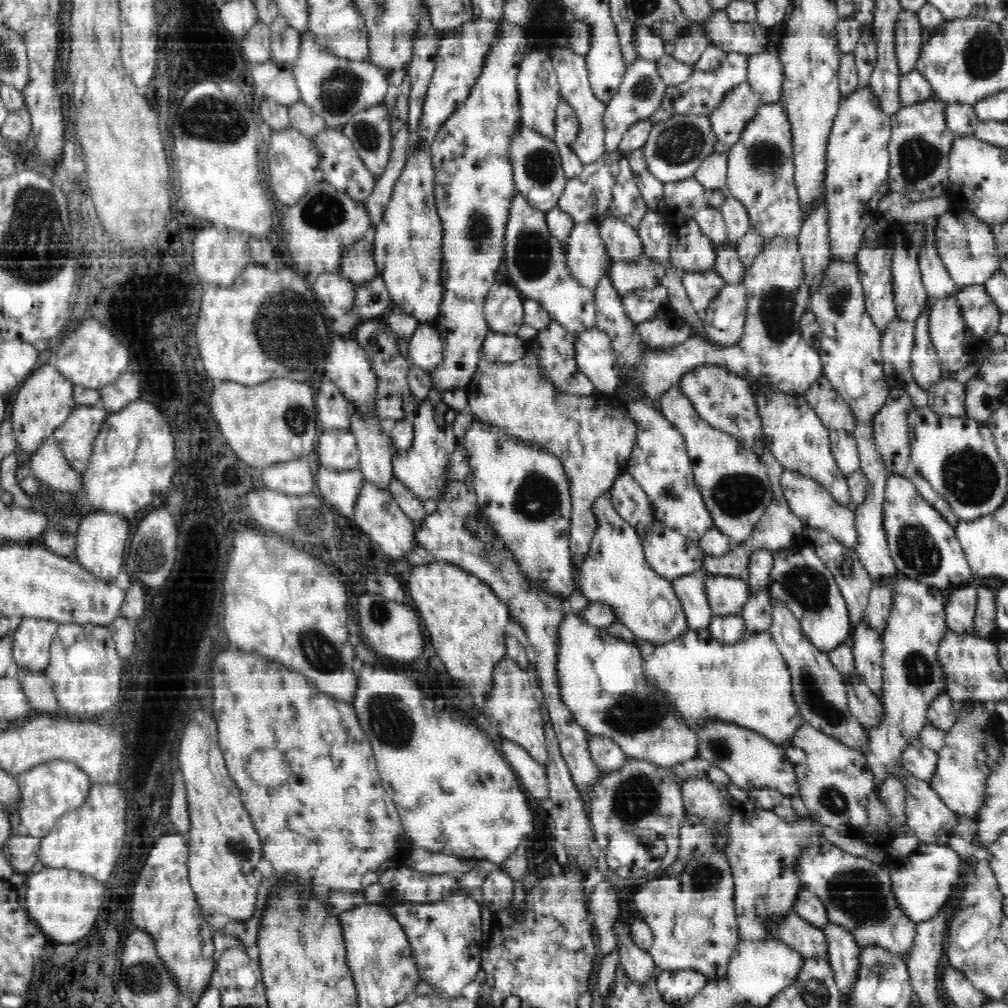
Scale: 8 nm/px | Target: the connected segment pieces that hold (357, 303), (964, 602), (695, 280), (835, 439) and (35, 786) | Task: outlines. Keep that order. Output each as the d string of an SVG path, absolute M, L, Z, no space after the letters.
M380 273L368 283L356 284L354 307L362 322L379 319L390 308L390 302L392 302L392 297Z
M964 584L948 595L945 606L947 628L958 634L972 635L975 610L977 609L977 588Z
M713 270L706 273L684 271L680 277L692 303L692 308L696 310L698 315L700 315L700 319L703 320L707 308L719 296L723 286L727 283Z
M829 430L832 455L837 466L845 475L860 471L857 442L853 434L844 430Z
M62 760L36 765L28 772L20 774L20 782L24 782L19 808L21 829L30 836L40 838L50 832L60 817L79 809L86 802L93 785L88 774L84 773L78 765Z

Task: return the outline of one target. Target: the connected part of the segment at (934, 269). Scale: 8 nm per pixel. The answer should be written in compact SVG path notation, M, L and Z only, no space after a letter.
M936 218L928 221L928 223L924 223L926 244L923 246L918 264L925 289L927 290L927 308L931 308L937 300L950 296L950 294L956 294L960 288L952 280L936 250L936 232L934 228L936 226Z

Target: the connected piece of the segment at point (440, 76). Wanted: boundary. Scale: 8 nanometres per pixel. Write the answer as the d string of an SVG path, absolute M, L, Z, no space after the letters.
M473 19L464 23L455 32L444 34L440 38L438 52L435 58L435 69L426 93L426 100L419 120L419 135L424 145L436 138L439 128L447 118L466 100L478 77L484 68L485 55L496 40L496 34L501 30L501 21Z

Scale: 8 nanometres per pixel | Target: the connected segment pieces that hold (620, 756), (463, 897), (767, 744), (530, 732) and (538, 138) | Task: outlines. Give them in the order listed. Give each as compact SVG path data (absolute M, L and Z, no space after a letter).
M588 736L588 748L592 760L602 773L612 773L623 768L626 753L614 745L610 737Z
M460 888L437 903L398 903L392 913L408 936L412 954L415 955L416 962L418 962L423 972L424 982L435 988L435 993L445 998L460 997L464 986L474 980L477 972L482 968L481 904L478 904L476 900L472 900L472 898L468 898L463 889Z
M708 722L697 733L697 756L720 767L732 783L745 791L772 788L779 790L786 800L789 796L798 796L797 776L783 747L744 726Z
M508 658L502 659L494 668L494 688L492 694L484 706L486 718L489 724L496 724L500 728L498 732L508 740L526 749L529 756L541 765L548 764L548 749L546 748L546 725L536 679L533 678L531 670L524 670L516 661Z
M526 126L517 127L509 139L508 160L512 163L512 178L518 195L522 195L535 209L548 212L558 204L569 179L563 171L557 144L547 135L538 134Z

